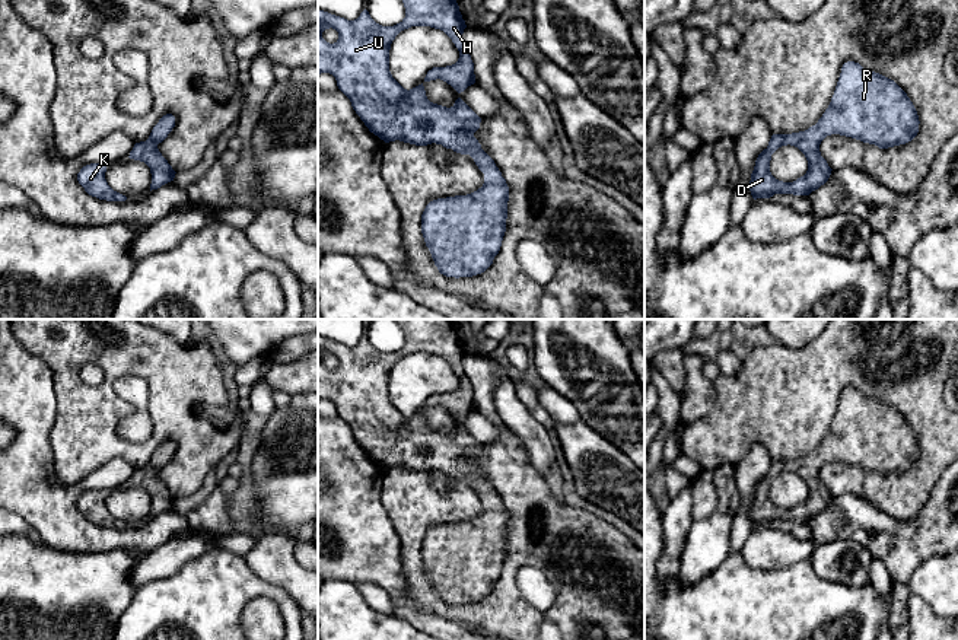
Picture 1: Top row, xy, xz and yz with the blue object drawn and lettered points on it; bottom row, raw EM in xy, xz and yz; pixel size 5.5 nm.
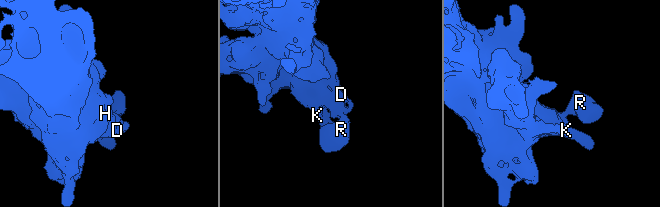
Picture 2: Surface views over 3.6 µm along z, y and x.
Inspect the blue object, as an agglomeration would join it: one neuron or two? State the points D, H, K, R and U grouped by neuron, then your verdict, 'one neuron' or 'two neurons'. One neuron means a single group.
D H K R U; one neuron

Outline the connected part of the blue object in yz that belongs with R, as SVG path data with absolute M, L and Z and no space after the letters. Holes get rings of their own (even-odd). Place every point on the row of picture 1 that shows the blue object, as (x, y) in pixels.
M847 61L830 105L815 125L799 133L771 136L755 160L751 195L754 200L774 194L809 195L824 185L833 171L819 152L827 136L840 134L888 149L911 141L919 124L913 102L894 80ZM787 144L798 147L808 160L806 173L793 182L779 181L770 172L771 155Z

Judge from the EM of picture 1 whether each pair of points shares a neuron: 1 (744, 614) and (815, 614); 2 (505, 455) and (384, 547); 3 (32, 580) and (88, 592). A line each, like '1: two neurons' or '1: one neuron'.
1: one neuron
2: two neurons
3: one neuron

